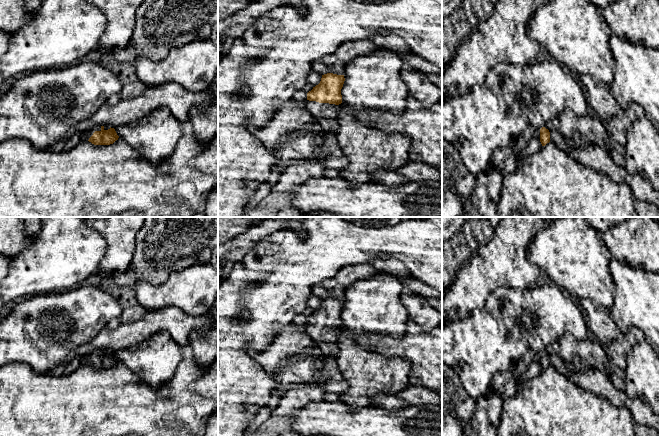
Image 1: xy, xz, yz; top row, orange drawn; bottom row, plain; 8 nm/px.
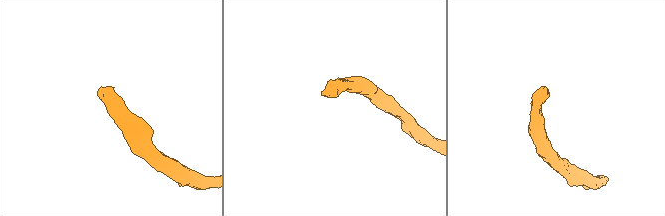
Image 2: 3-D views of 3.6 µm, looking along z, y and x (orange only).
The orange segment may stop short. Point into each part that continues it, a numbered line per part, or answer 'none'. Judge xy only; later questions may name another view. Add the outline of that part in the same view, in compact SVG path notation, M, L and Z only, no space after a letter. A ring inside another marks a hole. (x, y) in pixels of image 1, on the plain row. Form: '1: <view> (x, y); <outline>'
1: xy (86, 359); M101 350L89 353L82 357L82 365L88 365L95 355L101 355Z

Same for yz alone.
1: yz (592, 380); M556 354L550 356L550 365L565 375L571 382L586 390L597 394L610 401L617 407L627 407L633 416L635 423L654 428L659 432L659 415L655 414L652 408L641 398L630 398L625 391L617 389L611 378L595 368L571 371L564 361Z

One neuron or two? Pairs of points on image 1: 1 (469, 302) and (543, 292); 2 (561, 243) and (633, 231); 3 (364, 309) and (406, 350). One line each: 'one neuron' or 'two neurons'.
1: two neurons
2: two neurons
3: two neurons

